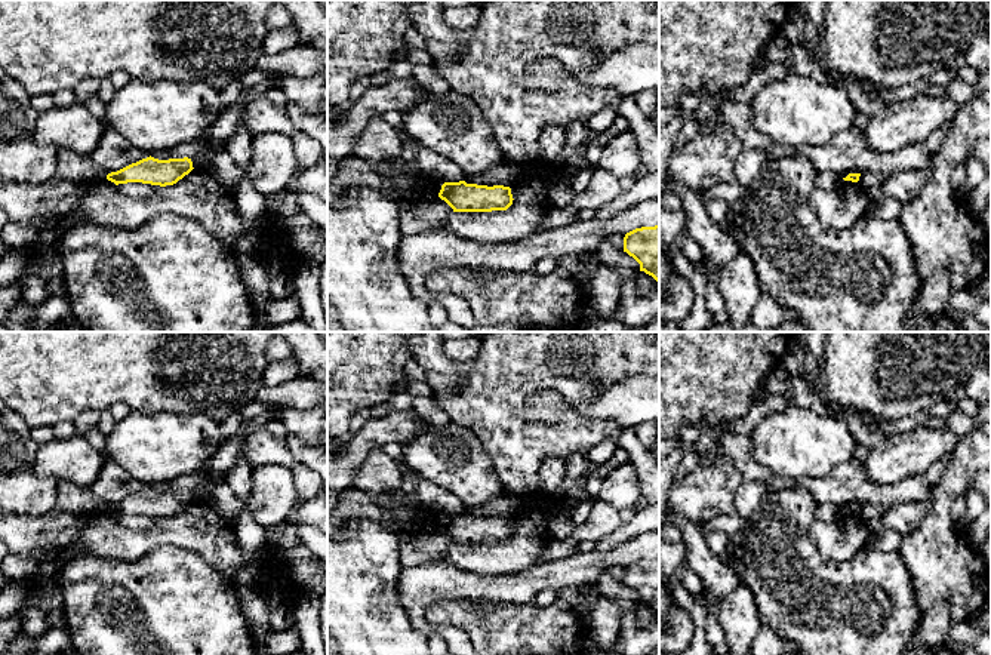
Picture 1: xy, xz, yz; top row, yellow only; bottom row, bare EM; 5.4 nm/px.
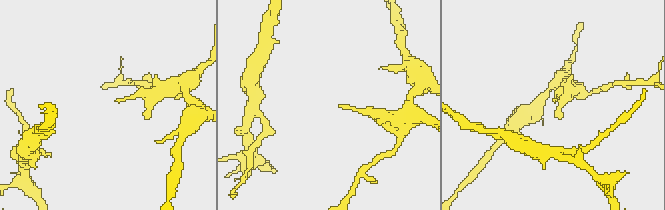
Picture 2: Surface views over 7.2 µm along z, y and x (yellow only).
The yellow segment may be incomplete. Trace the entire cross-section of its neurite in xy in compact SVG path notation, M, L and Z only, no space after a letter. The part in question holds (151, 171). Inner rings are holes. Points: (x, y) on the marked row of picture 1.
M154 157L142 159L117 172L107 175L107 179L119 184L142 182L151 185L173 185L193 170L193 162L188 157L159 160Z

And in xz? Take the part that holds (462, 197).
M444 182L438 193L453 212L492 212L507 210L513 205L510 187L504 185L477 185L459 182Z

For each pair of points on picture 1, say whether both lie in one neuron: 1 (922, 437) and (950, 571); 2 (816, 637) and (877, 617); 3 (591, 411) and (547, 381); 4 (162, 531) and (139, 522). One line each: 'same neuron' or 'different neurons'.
1: different neurons
2: same neuron
3: different neurons
4: different neurons

